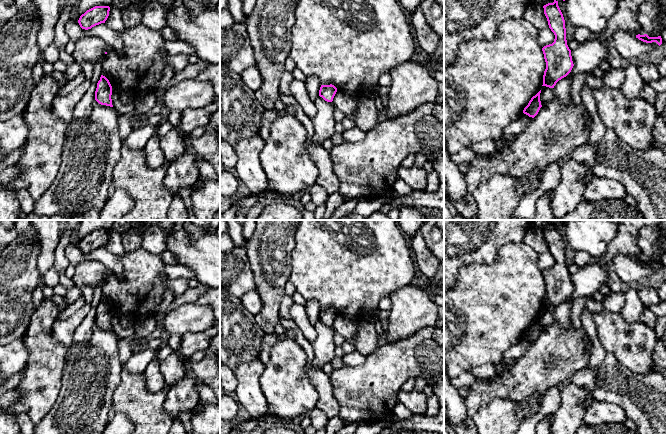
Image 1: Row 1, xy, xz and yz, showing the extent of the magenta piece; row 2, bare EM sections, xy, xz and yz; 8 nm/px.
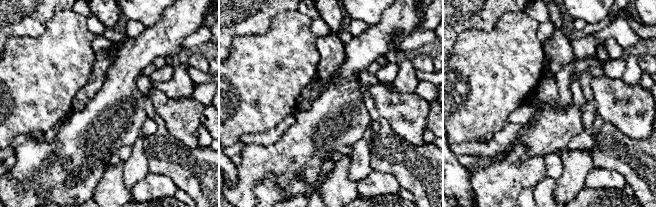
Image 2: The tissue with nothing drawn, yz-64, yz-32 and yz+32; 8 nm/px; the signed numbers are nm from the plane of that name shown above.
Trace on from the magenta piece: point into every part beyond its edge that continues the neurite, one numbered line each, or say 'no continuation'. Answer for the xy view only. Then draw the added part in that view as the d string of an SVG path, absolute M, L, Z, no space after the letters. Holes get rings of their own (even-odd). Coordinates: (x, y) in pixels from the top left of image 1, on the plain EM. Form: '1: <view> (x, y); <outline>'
no continuation

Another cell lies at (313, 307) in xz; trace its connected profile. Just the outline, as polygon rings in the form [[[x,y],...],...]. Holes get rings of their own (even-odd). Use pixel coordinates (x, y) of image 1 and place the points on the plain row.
[[[312,299],[308,300],[304,307],[310,322],[315,324],[319,320],[319,314],[322,309],[320,303],[317,300]]]

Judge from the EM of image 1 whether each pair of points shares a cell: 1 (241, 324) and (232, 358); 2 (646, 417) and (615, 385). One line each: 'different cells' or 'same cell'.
1: same cell
2: same cell

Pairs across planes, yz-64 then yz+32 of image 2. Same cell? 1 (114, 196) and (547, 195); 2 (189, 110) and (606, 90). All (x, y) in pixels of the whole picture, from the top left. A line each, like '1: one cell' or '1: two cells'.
1: two cells
2: one cell

